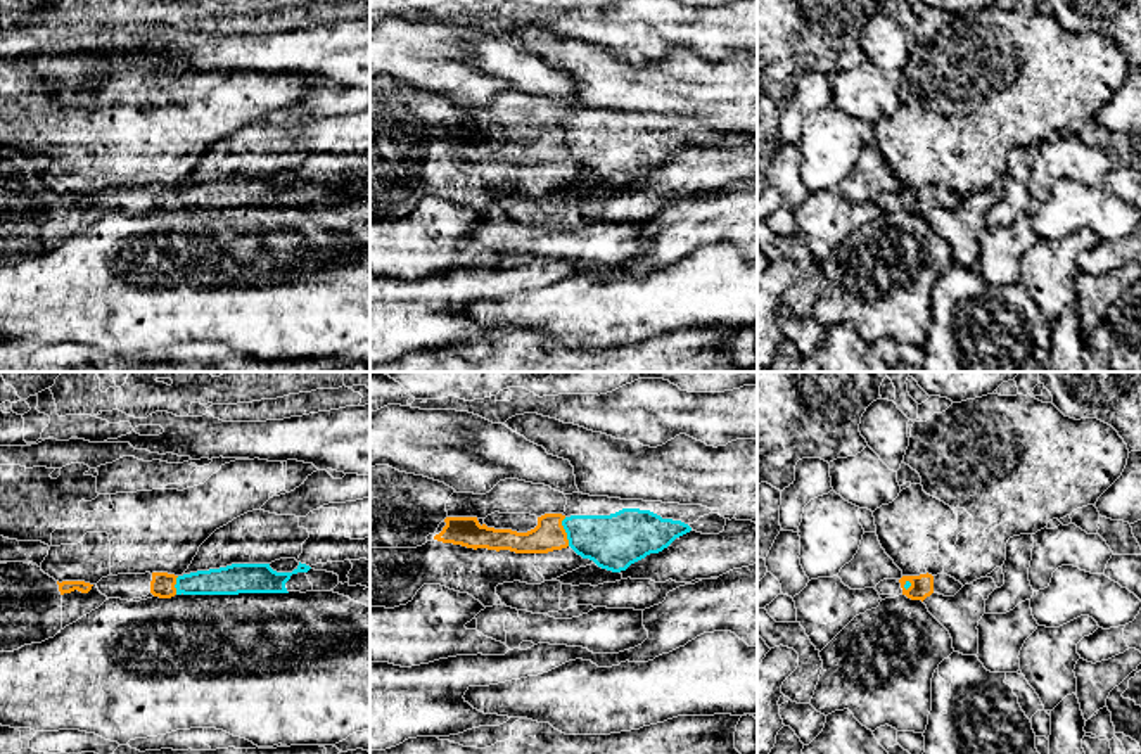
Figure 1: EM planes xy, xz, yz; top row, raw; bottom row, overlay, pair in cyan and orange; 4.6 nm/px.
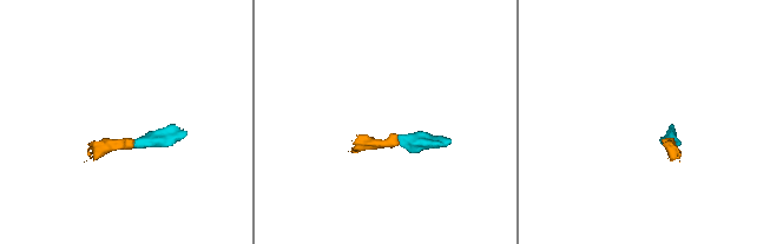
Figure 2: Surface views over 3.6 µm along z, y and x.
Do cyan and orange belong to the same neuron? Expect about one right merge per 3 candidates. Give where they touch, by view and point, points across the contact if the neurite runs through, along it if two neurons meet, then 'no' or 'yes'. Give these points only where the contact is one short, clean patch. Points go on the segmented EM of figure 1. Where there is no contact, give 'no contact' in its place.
contact xz (566, 531); way xz (614, 542), (566, 531), (548, 535); yes

